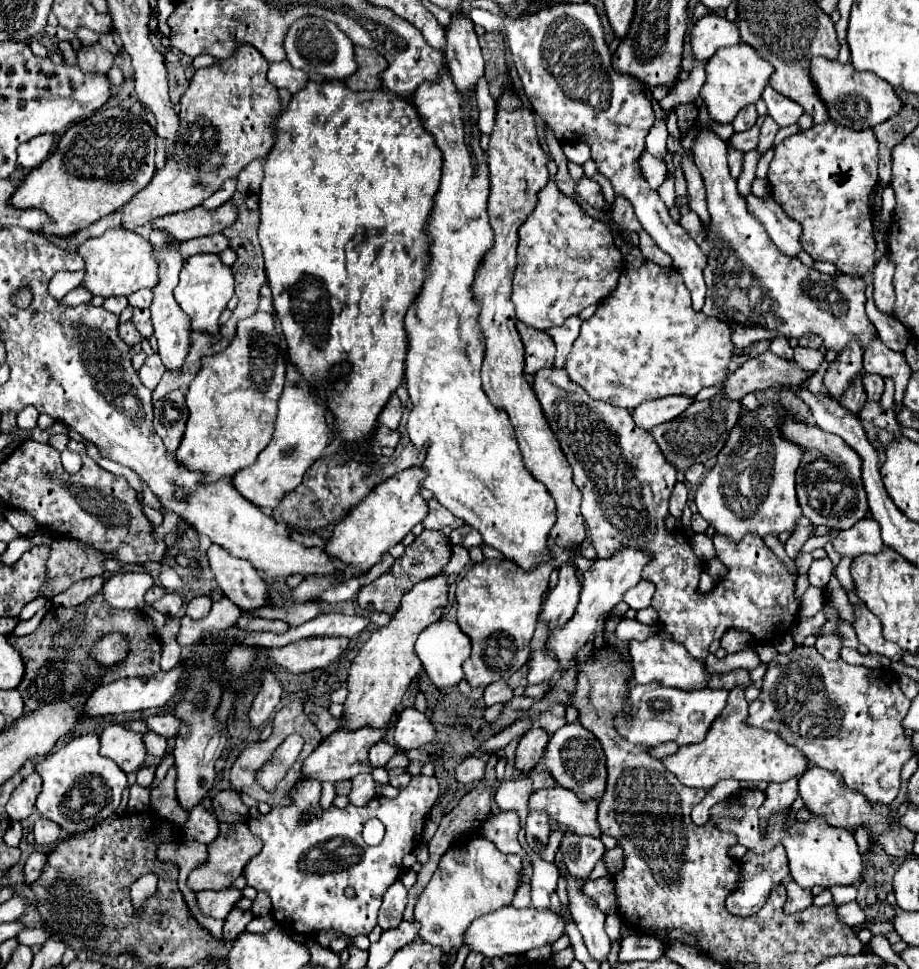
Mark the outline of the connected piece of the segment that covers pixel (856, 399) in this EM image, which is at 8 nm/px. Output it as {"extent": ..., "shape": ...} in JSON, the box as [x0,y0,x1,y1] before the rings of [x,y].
{"extent":[839,381,867,417],"shape":[[[853,381],[853,385],[851,385],[851,387],[849,387],[849,391],[841,397],[841,401],[839,401],[839,403],[841,403],[847,411],[851,411],[855,417],[859,417],[859,411],[861,411],[861,409],[863,409],[863,405],[867,403],[861,381]]]}

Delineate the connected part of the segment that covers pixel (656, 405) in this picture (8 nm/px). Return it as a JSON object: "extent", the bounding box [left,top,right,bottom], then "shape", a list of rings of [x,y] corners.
{"extent":[633,397,691,429],"shape":[[[661,397],[661,399],[653,399],[653,401],[645,401],[639,407],[633,409],[633,421],[641,427],[641,429],[653,429],[655,425],[661,425],[665,421],[671,421],[673,417],[681,415],[689,405],[691,405],[691,397]]]}

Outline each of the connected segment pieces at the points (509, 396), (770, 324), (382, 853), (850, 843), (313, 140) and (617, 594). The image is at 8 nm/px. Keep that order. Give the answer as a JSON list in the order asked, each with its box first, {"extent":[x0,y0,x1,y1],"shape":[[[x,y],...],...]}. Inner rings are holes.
[{"extent":[471,97,587,549],"shape":[[[501,97],[501,105],[497,105],[497,129],[493,129],[493,137],[489,141],[489,179],[491,179],[491,195],[489,195],[489,223],[495,231],[493,247],[485,253],[483,261],[475,271],[475,281],[471,285],[471,293],[477,301],[481,301],[479,327],[485,339],[485,361],[483,361],[483,389],[489,393],[495,405],[501,405],[509,413],[509,421],[515,429],[515,437],[519,443],[519,451],[523,455],[523,463],[527,471],[541,481],[551,497],[557,503],[557,523],[553,525],[551,539],[569,549],[571,545],[579,545],[587,531],[585,521],[579,513],[581,491],[573,483],[571,465],[567,463],[545,415],[541,413],[541,405],[537,405],[537,397],[533,397],[531,385],[523,377],[523,355],[521,339],[515,329],[515,309],[511,303],[511,281],[517,265],[517,229],[525,221],[525,217],[537,205],[537,193],[547,185],[549,157],[539,145],[535,117],[529,107],[513,109],[517,105],[517,97]]]},{"extent":[693,127,877,355],"shape":[[[701,127],[699,139],[693,147],[693,159],[695,165],[701,171],[701,177],[705,181],[707,189],[707,207],[711,215],[709,225],[709,265],[705,267],[705,283],[707,283],[707,297],[703,305],[703,313],[707,317],[715,317],[719,321],[725,321],[733,325],[733,343],[739,349],[747,349],[755,341],[773,341],[777,337],[787,339],[801,339],[803,335],[817,335],[823,339],[827,351],[835,351],[837,355],[851,343],[861,341],[861,347],[867,349],[867,345],[877,337],[875,325],[867,319],[865,313],[865,281],[863,277],[849,277],[849,275],[823,275],[813,267],[803,265],[799,259],[789,261],[783,253],[777,253],[777,247],[769,241],[763,225],[757,221],[753,213],[747,209],[745,197],[737,191],[737,179],[731,177],[727,167],[727,145],[723,139],[719,139],[713,131]]]},{"extent":[243,775,439,937],"shape":[[[413,775],[411,783],[399,791],[395,799],[387,797],[375,797],[365,807],[349,805],[345,809],[337,809],[331,805],[329,809],[321,807],[321,783],[319,781],[299,781],[289,791],[289,803],[285,807],[273,807],[267,815],[251,817],[247,821],[253,835],[261,837],[263,849],[257,853],[245,867],[243,877],[247,879],[247,885],[265,891],[271,897],[271,915],[275,923],[291,933],[299,935],[315,935],[319,931],[343,931],[351,937],[357,935],[369,935],[369,931],[377,925],[377,911],[381,907],[381,897],[385,889],[399,879],[403,869],[403,857],[411,853],[421,841],[421,831],[425,825],[425,819],[435,805],[439,797],[439,785],[435,777],[425,775]],[[377,817],[385,825],[385,839],[381,845],[371,847],[363,841],[361,831],[367,819]],[[345,889],[355,889],[355,897],[345,897]]]},{"extent":[711,789,861,889],"shape":[[[739,789],[737,793],[725,797],[723,801],[719,801],[717,805],[711,807],[711,817],[713,823],[717,825],[717,829],[727,831],[737,835],[737,841],[747,847],[749,851],[755,853],[767,853],[777,845],[785,847],[787,859],[789,859],[789,869],[791,869],[791,877],[795,879],[795,883],[803,889],[811,889],[813,885],[823,885],[823,887],[833,887],[833,885],[853,885],[859,881],[861,875],[861,855],[859,855],[859,847],[855,843],[855,837],[851,831],[843,829],[843,827],[833,827],[825,821],[825,817],[811,817],[809,821],[791,821],[791,813],[793,809],[785,809],[783,813],[773,813],[773,817],[769,817],[769,823],[765,829],[761,829],[761,821],[759,821],[759,807],[765,801],[765,793],[759,789]],[[735,799],[735,803],[741,805],[743,809],[743,817],[733,817],[729,803]]]},{"extent":[259,81,441,441],"shape":[[[307,81],[307,85],[295,93],[289,101],[289,107],[273,117],[275,125],[275,145],[265,161],[265,179],[259,191],[259,242],[263,249],[265,259],[265,271],[267,281],[273,293],[273,305],[277,319],[281,323],[283,335],[287,339],[289,347],[289,359],[293,365],[297,365],[299,373],[317,385],[329,371],[331,365],[337,361],[349,361],[353,365],[347,383],[335,385],[335,391],[329,395],[329,409],[335,413],[337,419],[337,431],[345,441],[359,441],[367,439],[369,433],[377,427],[375,419],[381,413],[385,401],[391,397],[391,393],[403,383],[405,375],[405,357],[409,349],[409,339],[405,331],[405,313],[419,297],[425,277],[427,277],[427,265],[429,265],[429,237],[425,235],[425,225],[433,209],[433,199],[439,191],[441,183],[441,149],[435,143],[435,137],[429,135],[423,129],[423,123],[417,115],[417,109],[405,101],[403,97],[397,97],[391,91],[375,89],[375,91],[351,91],[345,87],[343,81]]]},{"extent":[547,549,651,671],"shape":[[[621,549],[615,553],[611,559],[597,559],[589,571],[583,573],[583,591],[579,605],[575,609],[575,615],[561,627],[553,629],[549,641],[547,641],[547,651],[555,653],[555,659],[559,663],[559,671],[565,671],[567,665],[575,659],[577,651],[589,643],[591,637],[595,637],[599,619],[609,617],[613,613],[613,607],[623,601],[623,595],[635,587],[641,581],[641,569],[649,563],[651,555],[639,549]]]}]

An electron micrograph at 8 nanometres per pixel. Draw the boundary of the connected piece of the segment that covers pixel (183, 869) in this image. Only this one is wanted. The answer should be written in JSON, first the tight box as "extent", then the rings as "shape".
{"extent":[157,841,205,909],"shape":[[[195,841],[163,843],[157,849],[157,859],[159,861],[175,863],[179,867],[179,889],[181,889],[181,893],[183,893],[189,909],[193,909],[195,893],[191,889],[187,889],[185,879],[187,879],[187,875],[189,875],[191,869],[195,869],[197,865],[201,865],[201,861],[205,861],[205,845],[195,843]]]}

